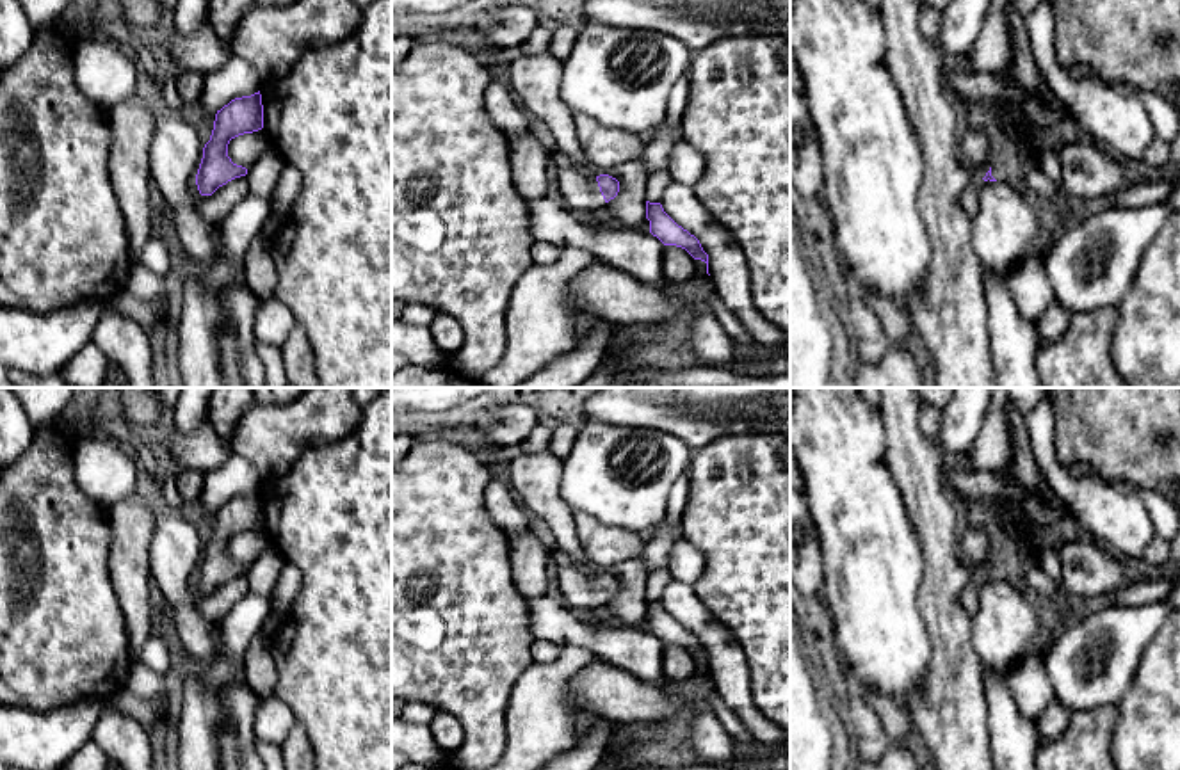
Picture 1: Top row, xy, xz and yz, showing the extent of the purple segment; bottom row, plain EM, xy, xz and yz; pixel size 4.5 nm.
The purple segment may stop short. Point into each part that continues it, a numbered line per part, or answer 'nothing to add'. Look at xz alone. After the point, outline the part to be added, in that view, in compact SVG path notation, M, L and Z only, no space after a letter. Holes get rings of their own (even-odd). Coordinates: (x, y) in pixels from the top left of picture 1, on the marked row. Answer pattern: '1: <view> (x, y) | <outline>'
1: xz (579, 191) | M577 165L559 167L561 203L578 217L589 219L605 206L596 176Z

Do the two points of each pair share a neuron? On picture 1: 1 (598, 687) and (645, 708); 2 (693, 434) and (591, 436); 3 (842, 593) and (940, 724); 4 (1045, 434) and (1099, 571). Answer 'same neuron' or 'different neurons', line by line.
1: same neuron
2: different neurons
3: different neurons
4: different neurons

